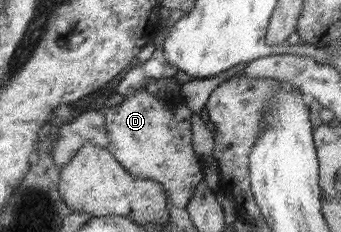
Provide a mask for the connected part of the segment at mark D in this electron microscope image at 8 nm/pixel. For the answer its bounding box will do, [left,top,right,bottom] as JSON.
[105,89,204,208]

